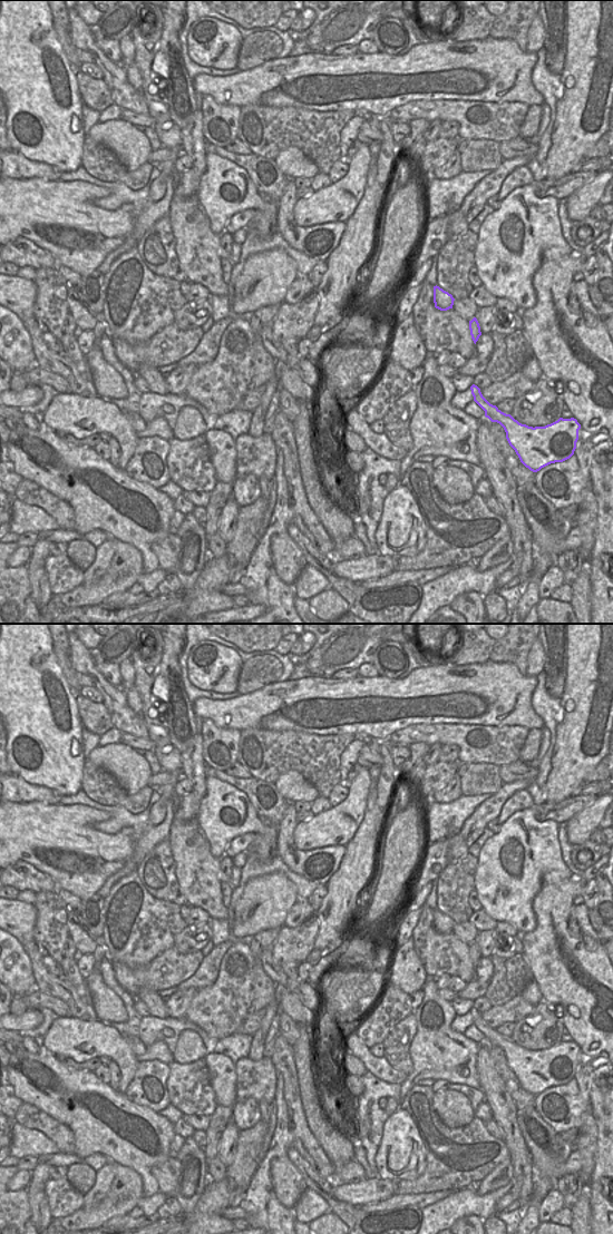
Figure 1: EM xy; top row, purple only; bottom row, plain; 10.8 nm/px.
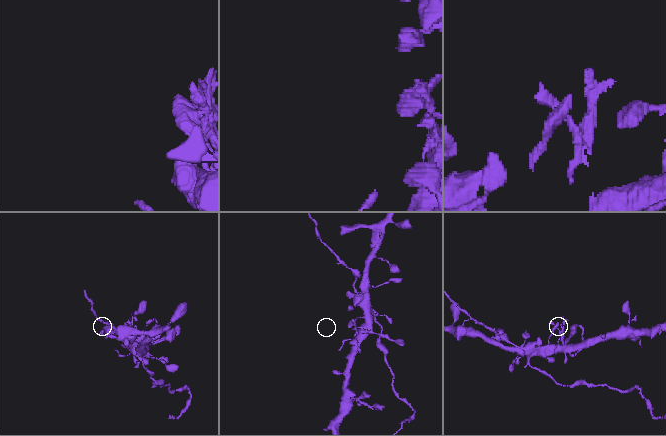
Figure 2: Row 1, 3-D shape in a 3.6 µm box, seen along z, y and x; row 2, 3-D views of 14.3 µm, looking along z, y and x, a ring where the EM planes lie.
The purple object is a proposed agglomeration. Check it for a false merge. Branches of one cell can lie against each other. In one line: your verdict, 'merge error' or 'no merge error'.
merge error

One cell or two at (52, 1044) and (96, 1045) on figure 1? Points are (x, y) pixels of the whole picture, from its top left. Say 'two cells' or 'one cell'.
one cell

